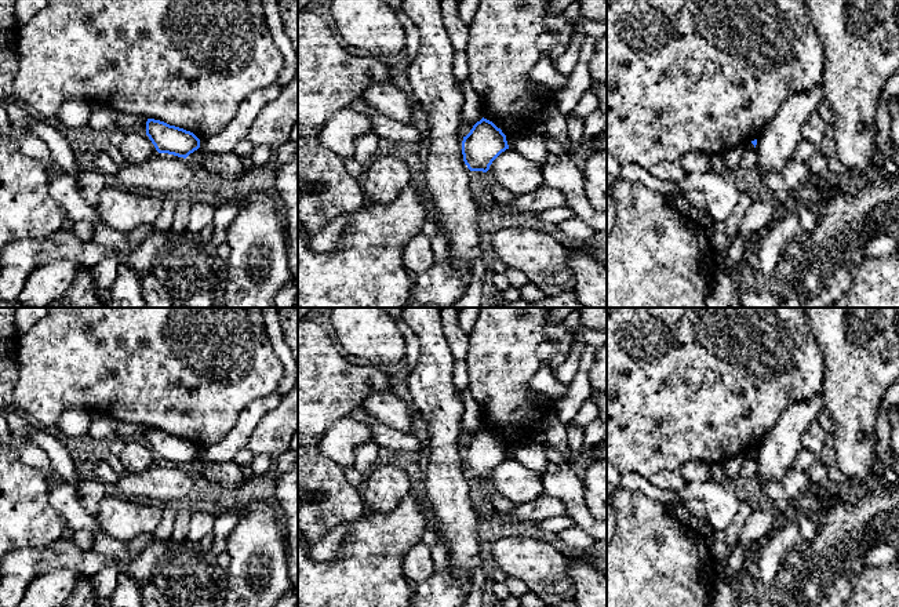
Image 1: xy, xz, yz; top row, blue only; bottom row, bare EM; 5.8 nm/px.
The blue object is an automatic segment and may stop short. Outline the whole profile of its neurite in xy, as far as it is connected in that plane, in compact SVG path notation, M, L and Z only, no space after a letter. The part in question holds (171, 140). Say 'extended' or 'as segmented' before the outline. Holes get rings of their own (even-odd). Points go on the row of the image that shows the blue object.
as segmented | M148 119L146 135L159 153L186 159L200 148L200 139L193 132L154 119Z

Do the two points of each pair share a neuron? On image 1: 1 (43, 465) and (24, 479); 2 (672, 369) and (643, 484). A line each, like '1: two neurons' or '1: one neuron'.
1: two neurons
2: two neurons

